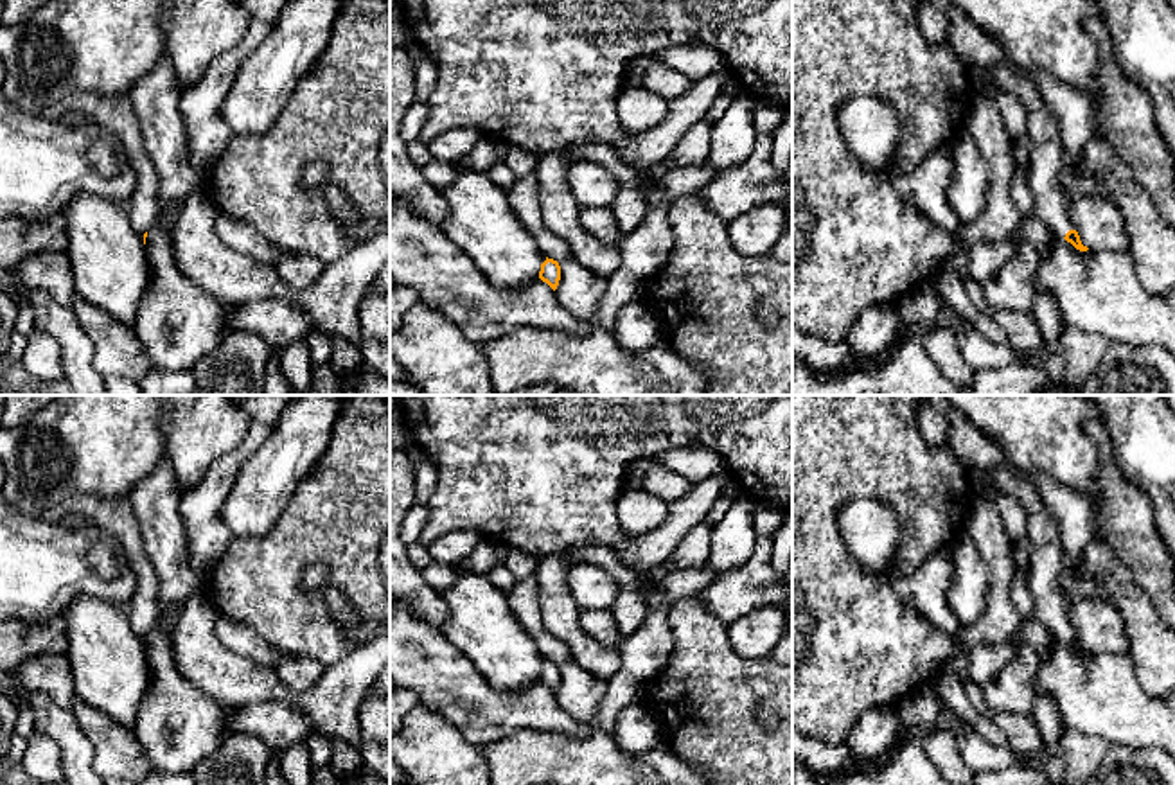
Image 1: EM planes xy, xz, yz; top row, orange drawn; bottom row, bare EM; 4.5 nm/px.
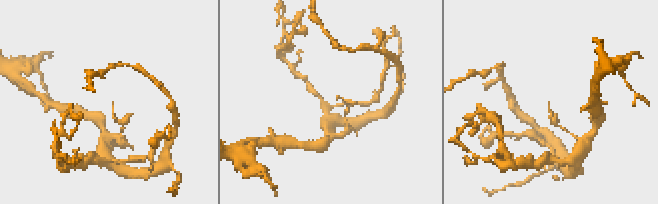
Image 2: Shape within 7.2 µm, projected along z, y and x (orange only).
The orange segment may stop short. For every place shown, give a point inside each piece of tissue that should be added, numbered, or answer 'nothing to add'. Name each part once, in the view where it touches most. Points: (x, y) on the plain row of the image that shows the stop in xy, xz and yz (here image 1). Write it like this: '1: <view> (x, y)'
1: yz (1051, 604)

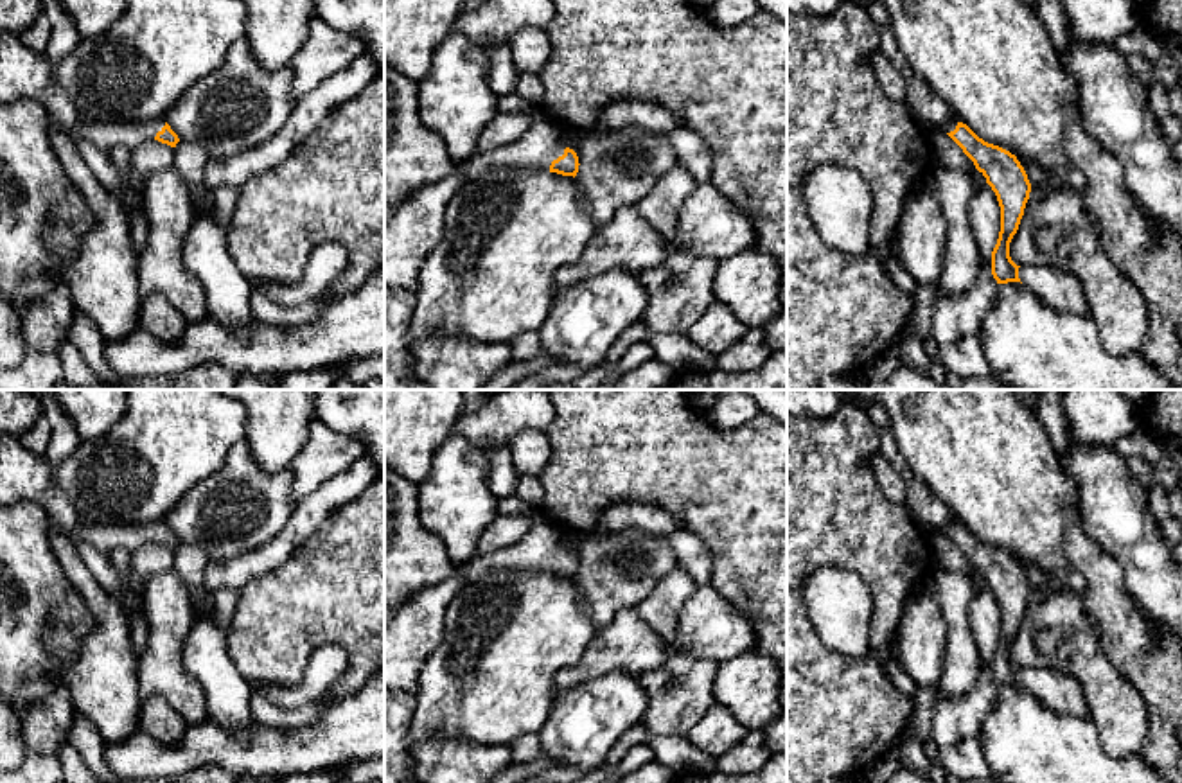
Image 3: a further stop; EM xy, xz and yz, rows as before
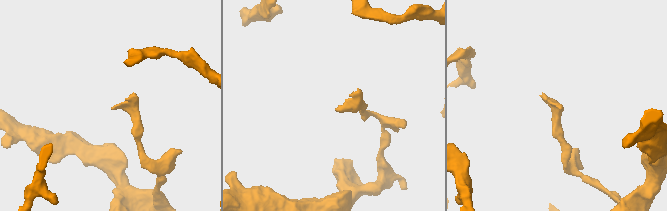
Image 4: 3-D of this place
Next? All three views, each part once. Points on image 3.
1: xz (536, 552)

